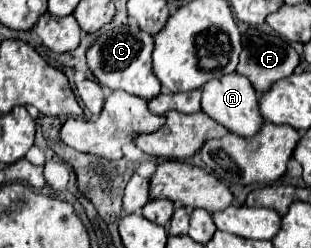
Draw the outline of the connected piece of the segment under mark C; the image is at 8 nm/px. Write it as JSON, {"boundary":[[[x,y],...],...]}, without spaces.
{"boundary":[[[135,24],[115,26],[115,28],[103,28],[99,32],[97,42],[87,52],[87,62],[99,84],[109,86],[111,90],[125,90],[133,96],[153,100],[161,94],[161,82],[153,74],[151,52],[153,52],[153,36],[147,36]]]}

